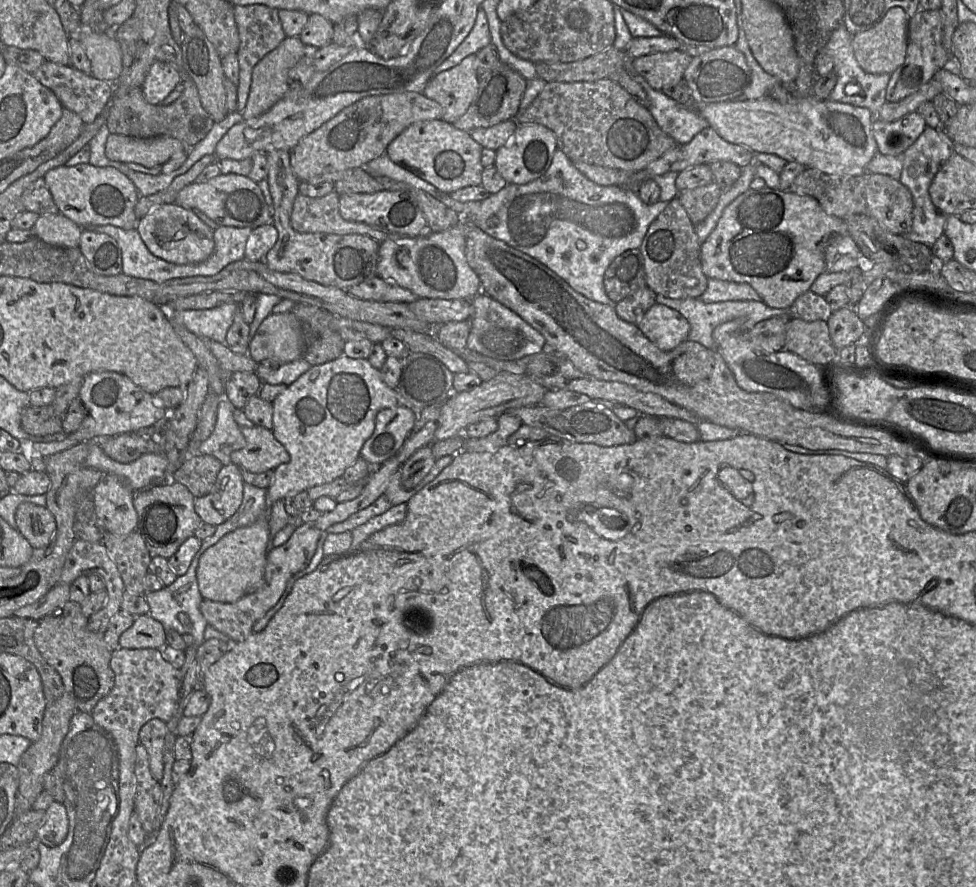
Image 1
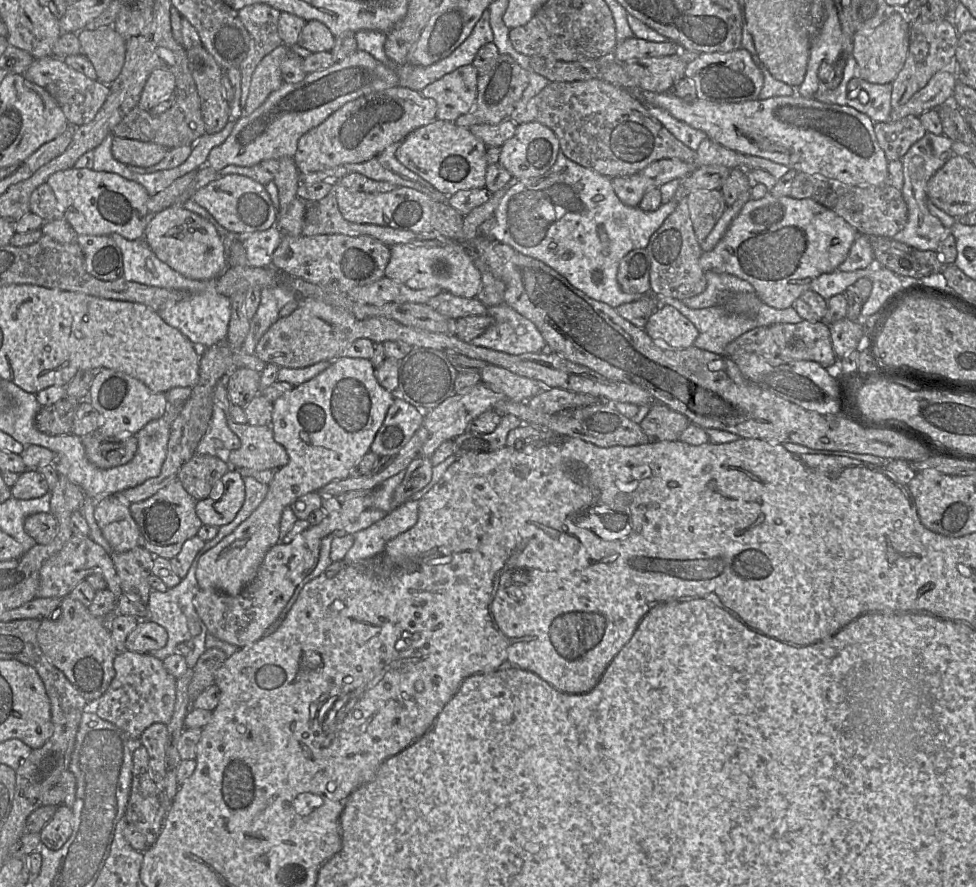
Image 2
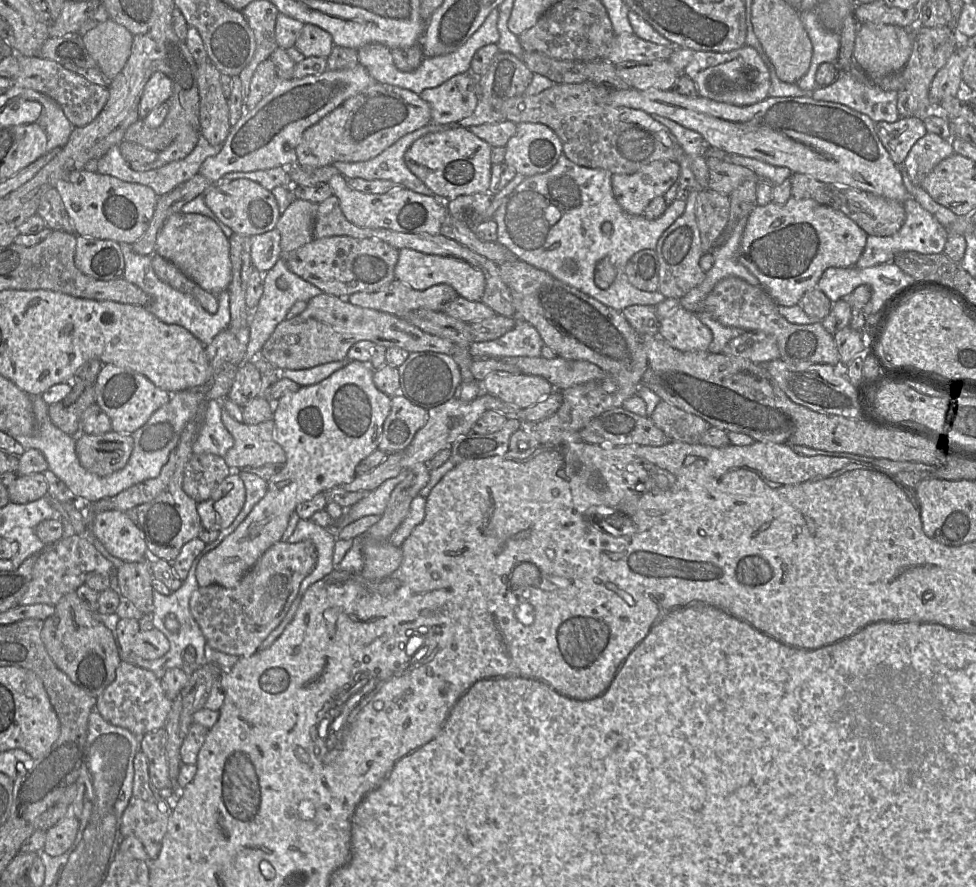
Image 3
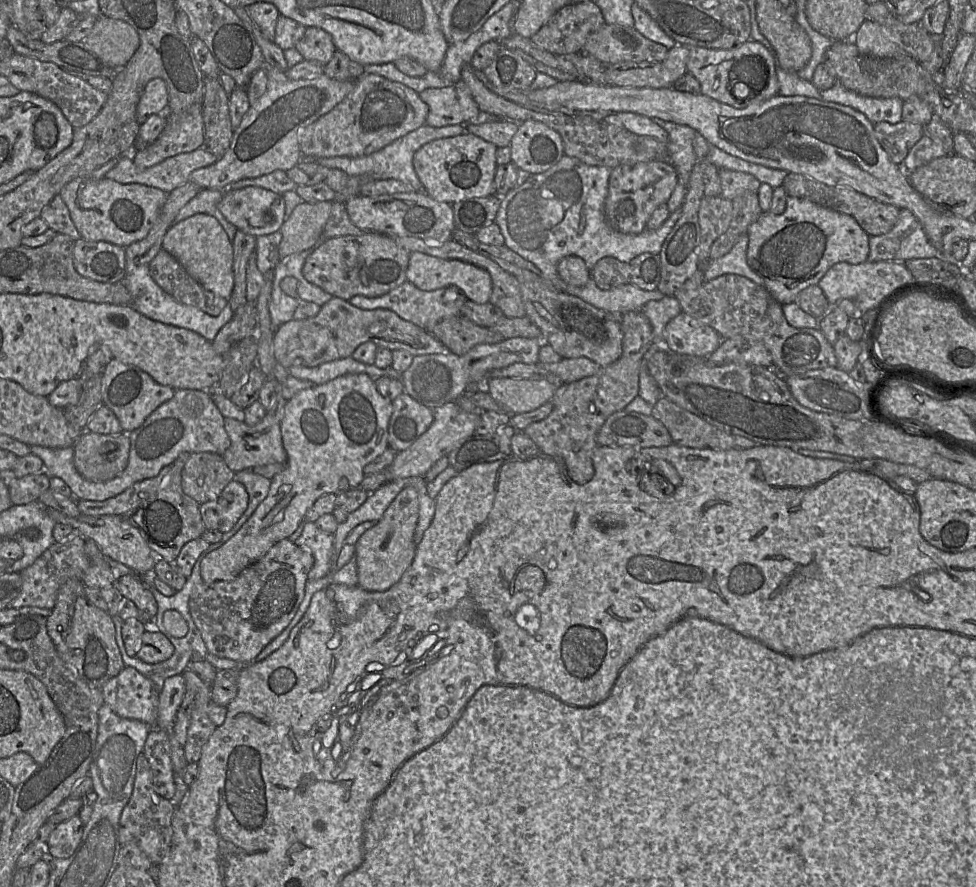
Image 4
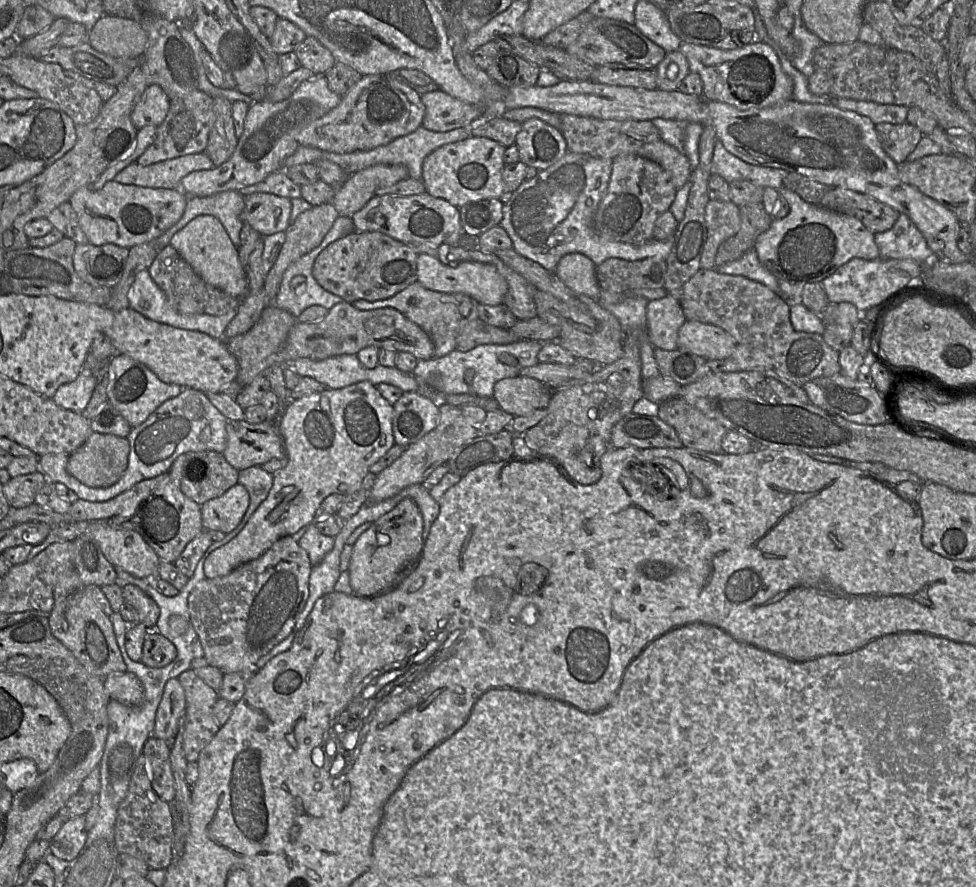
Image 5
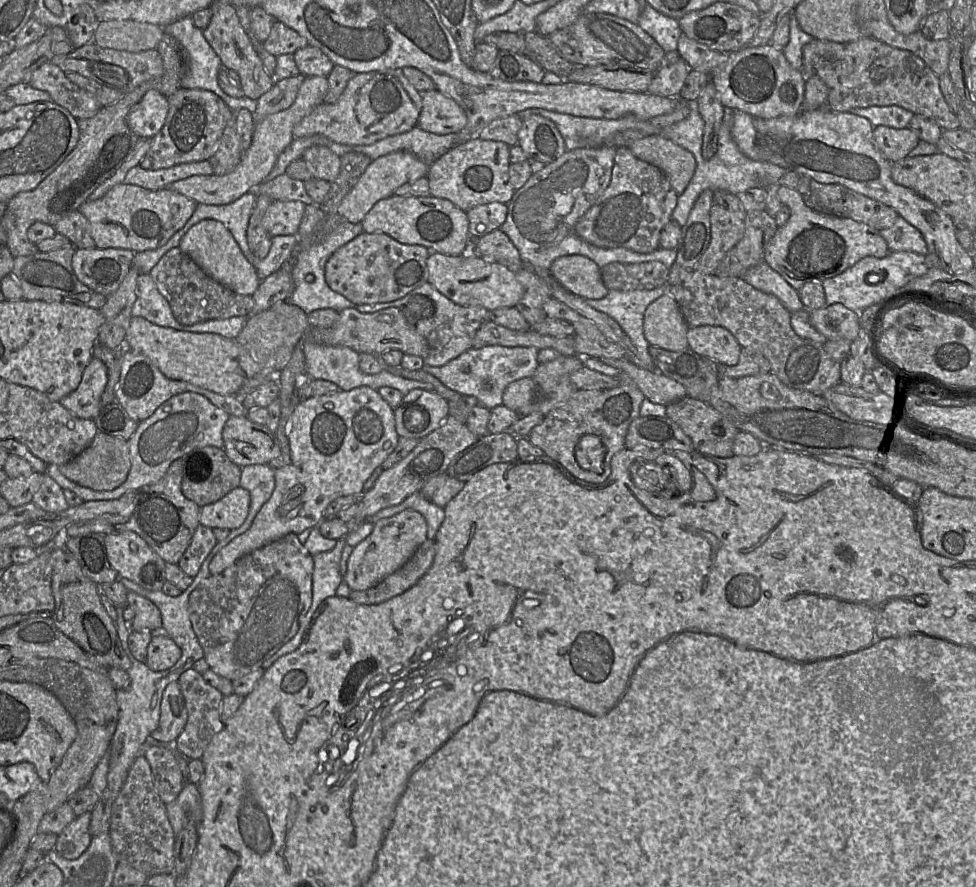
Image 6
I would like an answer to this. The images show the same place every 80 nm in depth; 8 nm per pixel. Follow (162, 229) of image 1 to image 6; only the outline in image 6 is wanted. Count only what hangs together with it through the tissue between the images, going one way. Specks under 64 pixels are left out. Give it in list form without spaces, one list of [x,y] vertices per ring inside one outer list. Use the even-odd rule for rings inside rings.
[[[203,219],[193,225],[181,238],[178,248],[212,279],[235,293],[252,296],[261,283],[256,269],[246,259],[230,231],[217,220]]]

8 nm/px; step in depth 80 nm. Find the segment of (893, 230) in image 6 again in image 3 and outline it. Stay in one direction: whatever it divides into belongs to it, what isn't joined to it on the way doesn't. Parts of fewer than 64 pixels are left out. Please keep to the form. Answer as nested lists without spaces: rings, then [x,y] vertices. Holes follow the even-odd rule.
[[[909,198],[903,205],[906,218],[901,229],[891,236],[868,236],[864,251],[855,267],[869,268],[890,263],[897,254],[902,252],[916,252],[924,255],[940,254],[943,252],[949,237],[947,229],[944,228],[932,214],[922,208],[915,199]]]

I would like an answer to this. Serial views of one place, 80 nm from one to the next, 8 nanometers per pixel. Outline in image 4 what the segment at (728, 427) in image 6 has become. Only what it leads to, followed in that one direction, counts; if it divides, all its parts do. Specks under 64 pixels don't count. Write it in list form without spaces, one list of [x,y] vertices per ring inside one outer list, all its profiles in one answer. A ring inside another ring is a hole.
[[[664,396],[653,406],[651,416],[668,429],[674,443],[690,448],[708,447],[708,438],[717,429]]]

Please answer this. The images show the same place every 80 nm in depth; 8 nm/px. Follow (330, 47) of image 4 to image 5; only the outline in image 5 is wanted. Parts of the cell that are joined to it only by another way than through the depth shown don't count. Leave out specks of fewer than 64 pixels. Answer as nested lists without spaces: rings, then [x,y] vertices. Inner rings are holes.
[[[307,36],[294,52],[301,66],[315,75],[324,75],[336,63],[332,53],[312,36]]]

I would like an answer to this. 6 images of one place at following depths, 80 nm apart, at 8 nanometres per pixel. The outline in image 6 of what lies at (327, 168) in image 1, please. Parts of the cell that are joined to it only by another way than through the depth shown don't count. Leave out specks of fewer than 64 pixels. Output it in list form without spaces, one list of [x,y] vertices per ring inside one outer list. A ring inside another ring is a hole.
[[[402,69],[356,73],[333,103],[321,103],[294,128],[297,138],[315,134],[345,145],[370,145],[411,130],[422,108],[421,93],[407,80]]]

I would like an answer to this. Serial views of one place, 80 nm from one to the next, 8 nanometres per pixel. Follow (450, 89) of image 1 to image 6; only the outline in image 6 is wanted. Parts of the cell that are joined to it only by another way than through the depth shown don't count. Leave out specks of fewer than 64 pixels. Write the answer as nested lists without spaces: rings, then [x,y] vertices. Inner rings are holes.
[[[436,88],[420,93],[422,108],[417,127],[439,135],[462,131],[467,124],[467,116],[455,100]]]

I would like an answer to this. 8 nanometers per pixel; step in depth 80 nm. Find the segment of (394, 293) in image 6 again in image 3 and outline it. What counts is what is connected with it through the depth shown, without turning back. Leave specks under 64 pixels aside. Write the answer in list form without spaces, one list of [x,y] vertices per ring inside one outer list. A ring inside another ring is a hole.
[[[350,236],[314,238],[289,253],[283,259],[294,274],[322,292],[347,298],[357,292],[377,292],[395,280],[394,269],[399,250],[380,239],[357,239]]]

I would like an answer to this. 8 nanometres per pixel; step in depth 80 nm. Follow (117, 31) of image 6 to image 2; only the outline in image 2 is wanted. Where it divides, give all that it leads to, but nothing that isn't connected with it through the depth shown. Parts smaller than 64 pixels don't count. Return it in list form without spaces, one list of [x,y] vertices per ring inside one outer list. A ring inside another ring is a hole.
[[[113,26],[78,32],[82,53],[91,61],[97,80],[111,84],[120,74],[126,54],[123,37]]]

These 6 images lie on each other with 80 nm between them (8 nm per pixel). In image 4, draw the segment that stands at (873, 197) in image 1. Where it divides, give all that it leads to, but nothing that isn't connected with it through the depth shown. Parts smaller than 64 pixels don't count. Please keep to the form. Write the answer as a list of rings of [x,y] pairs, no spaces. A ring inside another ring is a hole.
[[[788,173],[782,187],[788,196],[807,199],[853,217],[869,236],[880,236],[890,232],[896,226],[900,216],[900,209],[893,205],[881,203],[849,188],[825,185],[802,174]]]

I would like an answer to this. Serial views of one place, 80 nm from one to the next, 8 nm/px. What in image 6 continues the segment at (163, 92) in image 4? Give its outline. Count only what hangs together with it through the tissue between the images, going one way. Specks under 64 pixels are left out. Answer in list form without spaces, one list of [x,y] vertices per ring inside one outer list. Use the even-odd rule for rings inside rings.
[[[150,89],[133,106],[126,121],[139,138],[153,138],[162,129],[168,111],[168,98],[158,90]]]

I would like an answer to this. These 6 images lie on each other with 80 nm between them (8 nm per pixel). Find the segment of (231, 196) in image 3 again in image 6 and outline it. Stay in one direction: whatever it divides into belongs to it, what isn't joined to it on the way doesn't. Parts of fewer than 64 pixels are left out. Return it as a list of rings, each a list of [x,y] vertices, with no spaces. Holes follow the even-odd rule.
[[[273,200],[263,217],[263,227],[270,236],[296,235],[306,204],[301,201]]]

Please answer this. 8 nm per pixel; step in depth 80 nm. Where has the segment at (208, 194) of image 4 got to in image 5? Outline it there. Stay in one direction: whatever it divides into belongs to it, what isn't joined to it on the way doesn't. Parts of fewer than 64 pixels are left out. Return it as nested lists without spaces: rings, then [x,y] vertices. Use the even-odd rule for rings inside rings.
[[[236,190],[218,192],[205,197],[188,196],[183,215],[177,223],[155,239],[155,248],[160,251],[168,246],[174,234],[199,215],[212,215],[218,218],[232,243],[238,248],[243,227],[241,212],[244,207],[244,195]]]

